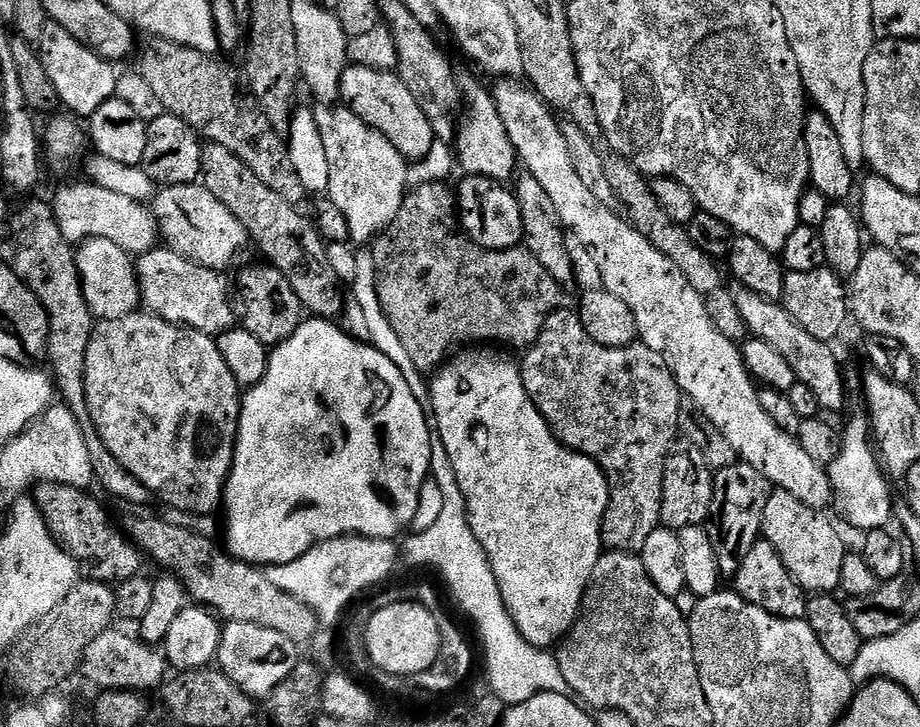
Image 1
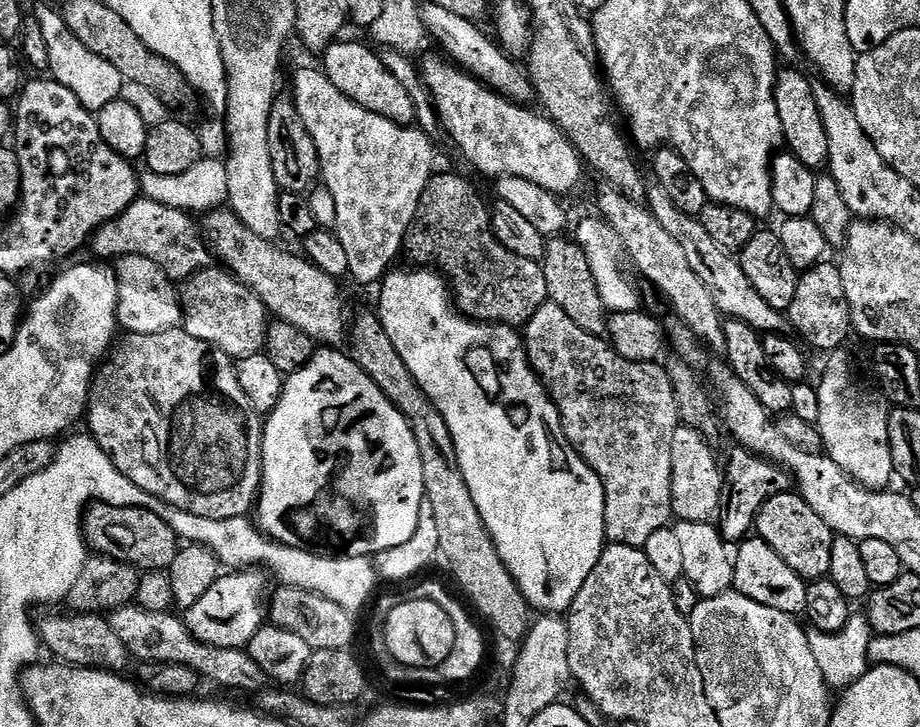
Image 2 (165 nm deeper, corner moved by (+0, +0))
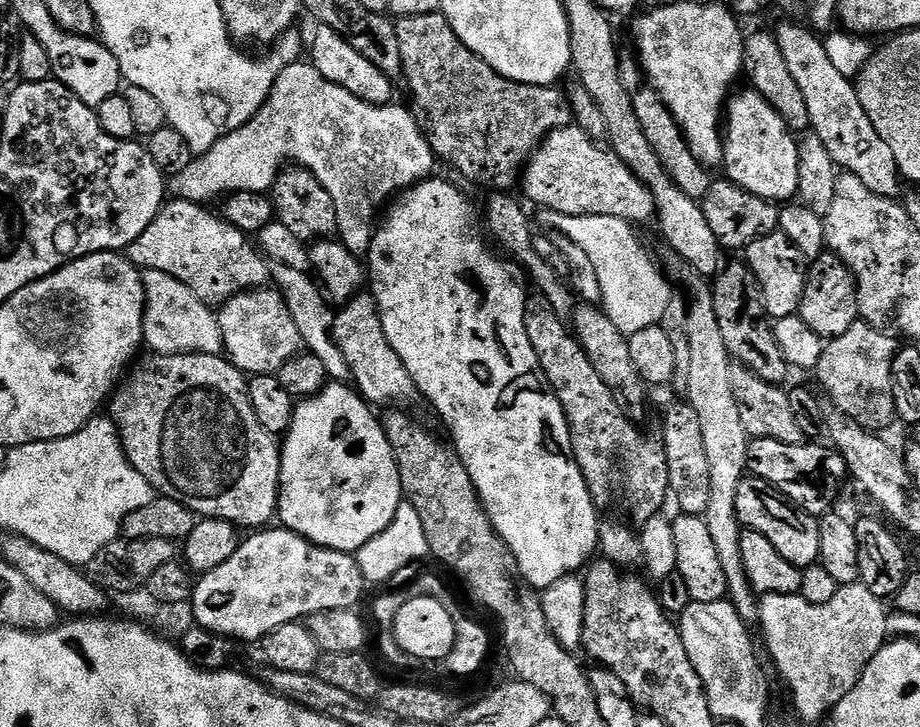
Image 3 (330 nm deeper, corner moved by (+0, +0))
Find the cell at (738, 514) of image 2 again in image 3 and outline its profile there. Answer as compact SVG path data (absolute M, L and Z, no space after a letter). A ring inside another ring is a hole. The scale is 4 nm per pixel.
M751 439L747 448L748 472L767 484L774 485L782 495L792 503L817 518L827 515L842 488L843 480L847 479L848 468L845 459L835 449L827 445L820 446L818 442L805 442L803 444L788 444L776 442L773 439Z

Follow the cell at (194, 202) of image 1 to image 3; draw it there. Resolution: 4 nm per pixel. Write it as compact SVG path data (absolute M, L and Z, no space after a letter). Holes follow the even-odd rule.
M357 294L341 308L344 309L336 312L332 333L342 354L346 354L354 386L360 395L372 406L392 406L400 402L396 400L417 399L414 378L410 378L410 370L406 370L394 346L390 346L390 338L386 338L386 330L380 317L380 306L375 298L371 294Z

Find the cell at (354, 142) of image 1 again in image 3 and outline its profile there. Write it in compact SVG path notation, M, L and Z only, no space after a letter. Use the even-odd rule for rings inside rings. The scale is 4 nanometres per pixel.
M311 62L291 64L282 70L282 74L278 74L258 114L254 114L246 126L227 132L221 140L214 142L210 150L199 153L192 159L190 166L186 166L186 170L171 176L166 184L167 191L175 199L205 206L211 205L211 200L219 201L233 192L268 194L281 168L291 162L312 172L314 178L326 186L326 194L334 198L336 232L340 243L345 244L356 257L363 257L372 245L374 229L378 224L376 211L413 184L429 179L433 175L432 167L438 164L415 115L407 107L399 108L398 104L362 102L362 98L354 98L350 90L322 78Z

